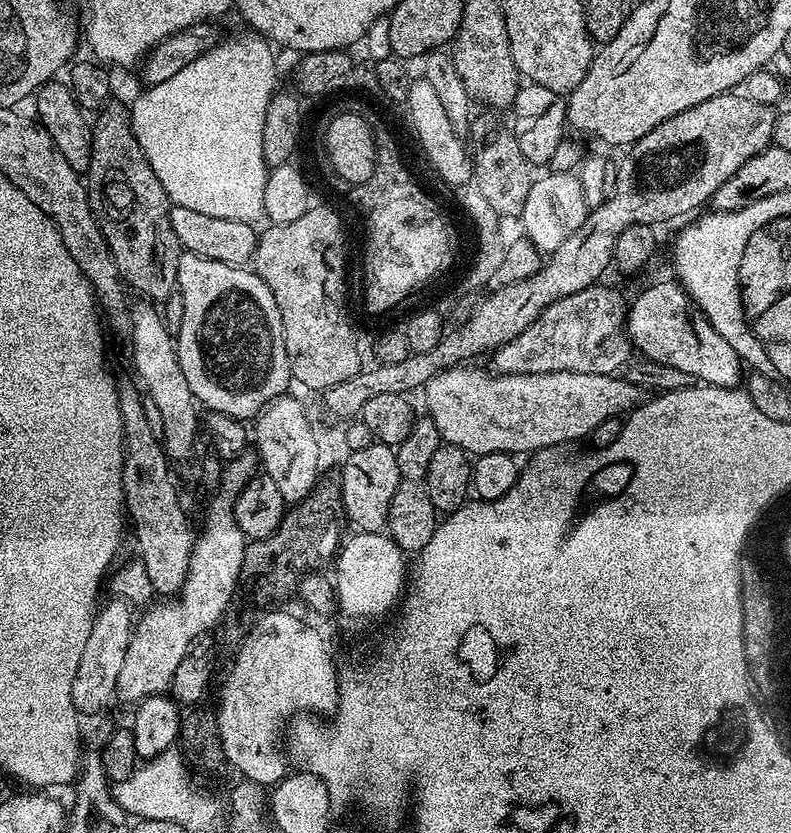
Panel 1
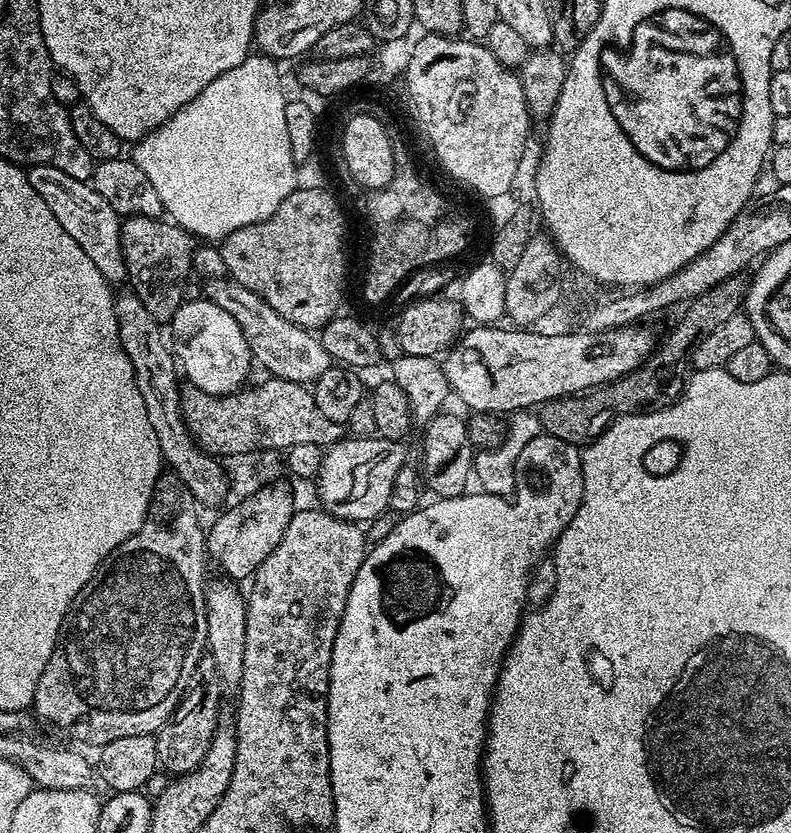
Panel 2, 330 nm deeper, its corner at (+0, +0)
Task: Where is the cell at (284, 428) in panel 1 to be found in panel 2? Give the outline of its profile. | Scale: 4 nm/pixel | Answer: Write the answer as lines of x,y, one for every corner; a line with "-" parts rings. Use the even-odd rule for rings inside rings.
207,298
199,299
185,299
168,322
170,348
187,383
206,390
206,394
231,396
249,383
248,375
254,369
252,351
238,322
222,306

